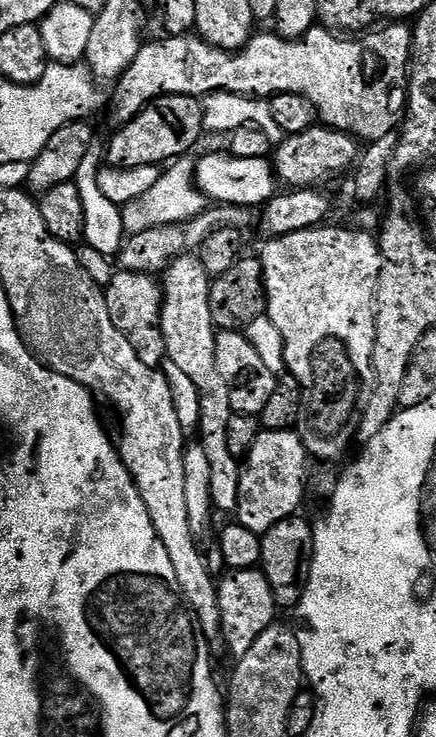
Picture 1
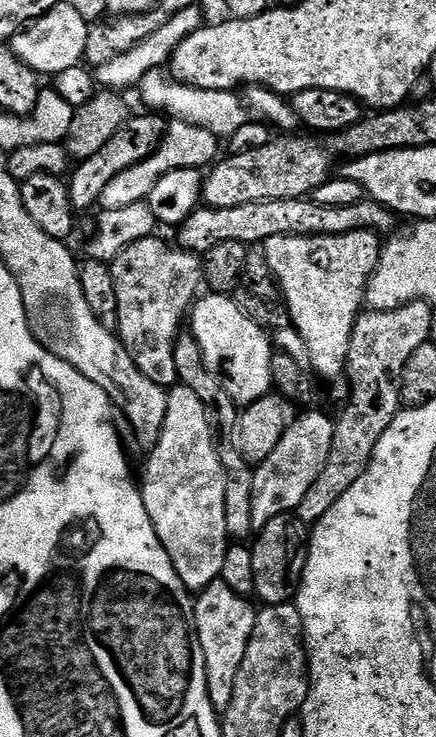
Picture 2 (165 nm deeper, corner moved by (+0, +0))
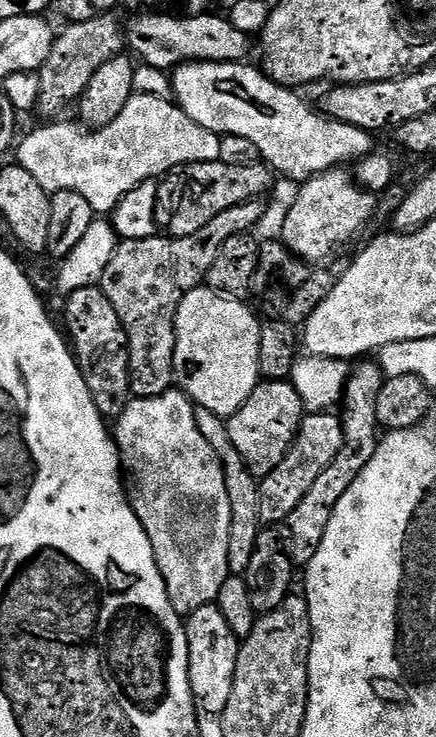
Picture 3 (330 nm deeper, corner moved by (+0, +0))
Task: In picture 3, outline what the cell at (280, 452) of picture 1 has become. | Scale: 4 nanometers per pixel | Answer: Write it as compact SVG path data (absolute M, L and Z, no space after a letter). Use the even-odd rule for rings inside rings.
M313 412L305 415L300 423L300 432L292 443L292 449L260 481L260 523L264 526L280 526L287 521L290 514L298 507L298 502L306 498L310 486L334 462L334 458L344 445L344 421L339 415L327 412Z

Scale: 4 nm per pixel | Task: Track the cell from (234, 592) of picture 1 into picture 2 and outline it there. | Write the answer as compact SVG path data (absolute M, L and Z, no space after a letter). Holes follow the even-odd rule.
M215 580L210 582L210 586L206 586L195 597L192 609L194 610L194 622L196 623L196 633L198 634L198 642L202 646L202 658L206 662L206 690L210 694L210 702L216 707L217 713L222 714L230 706L230 698L234 698L234 682L238 679L238 670L242 667L242 658L246 658L246 646L250 646L250 634L254 634L254 622L258 611L257 605L252 605L253 601L247 596L239 596L234 590L230 590L230 586L226 586L224 580Z

